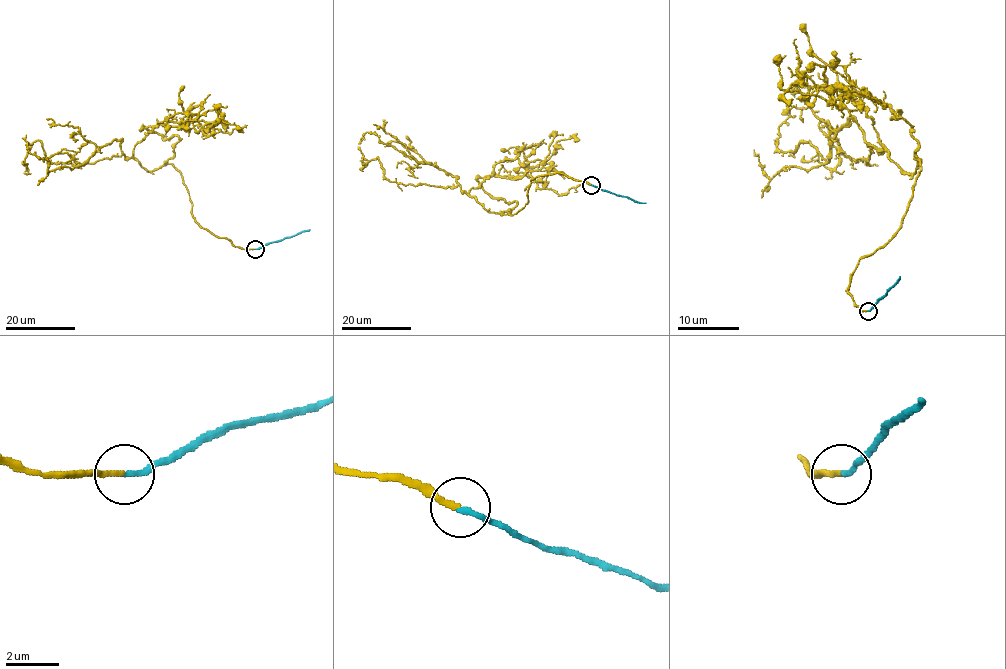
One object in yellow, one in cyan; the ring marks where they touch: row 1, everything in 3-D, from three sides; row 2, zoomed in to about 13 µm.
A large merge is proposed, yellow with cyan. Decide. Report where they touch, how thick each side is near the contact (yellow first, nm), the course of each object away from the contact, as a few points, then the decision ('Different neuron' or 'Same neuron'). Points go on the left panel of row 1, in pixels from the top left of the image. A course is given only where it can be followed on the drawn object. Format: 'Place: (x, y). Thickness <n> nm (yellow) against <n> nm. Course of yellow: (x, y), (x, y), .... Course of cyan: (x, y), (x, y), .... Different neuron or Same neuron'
Place: (255, 249). Thickness 200 nm (yellow) against 200 nm. Course of yellow: (255, 249), (195, 220), (172, 165), (147, 171), (122, 155), (48, 162), (39, 140), (27, 168), (23, 160). Course of cyan: (255, 249), (310, 230). Same neuron

